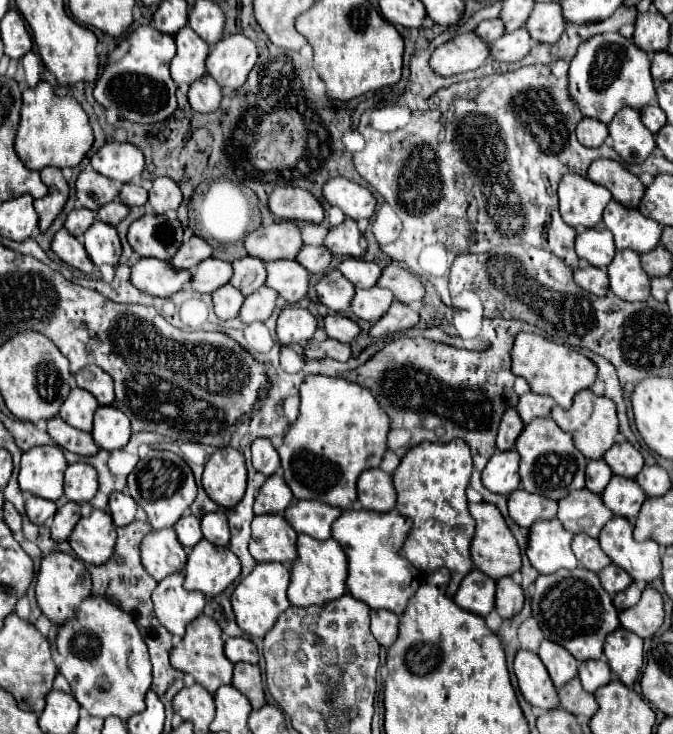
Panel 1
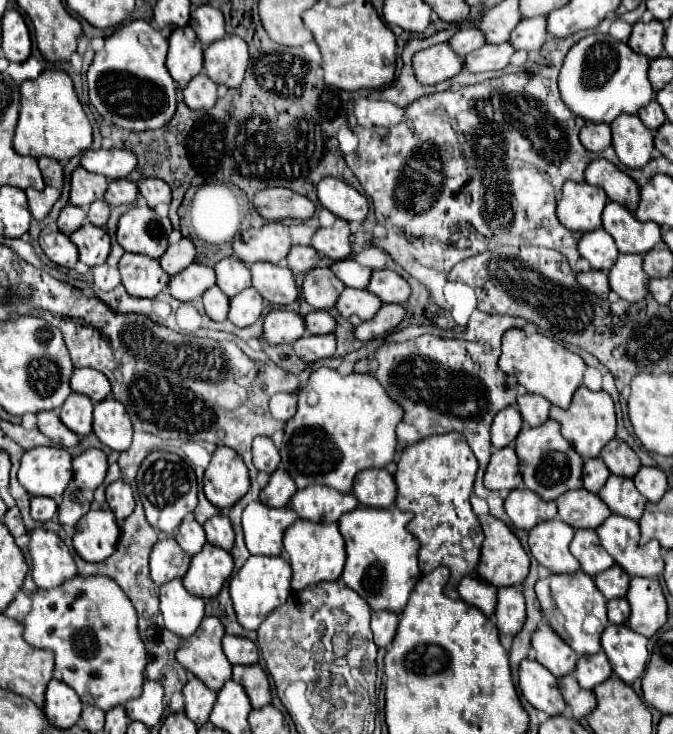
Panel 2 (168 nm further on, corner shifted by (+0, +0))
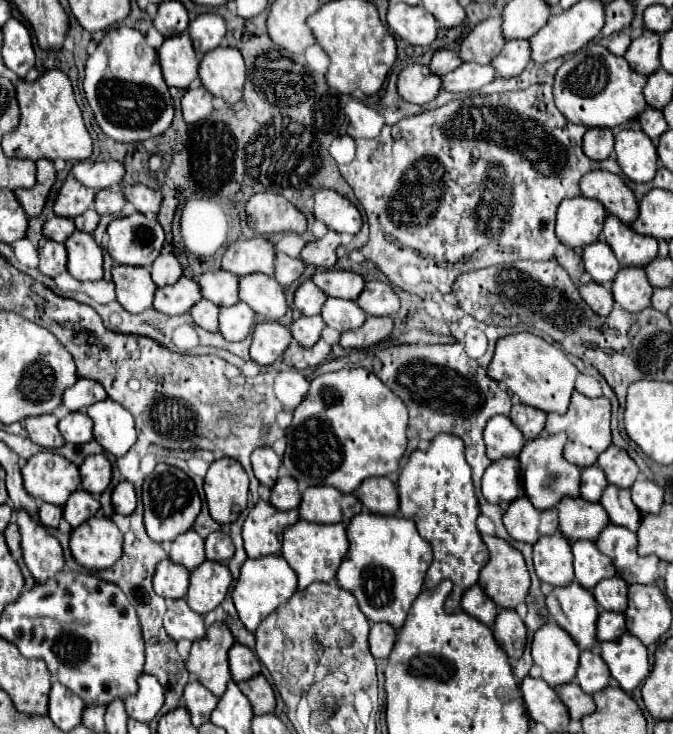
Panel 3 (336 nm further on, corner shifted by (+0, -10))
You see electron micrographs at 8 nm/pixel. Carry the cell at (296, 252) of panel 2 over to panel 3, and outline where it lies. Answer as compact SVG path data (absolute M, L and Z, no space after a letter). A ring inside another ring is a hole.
M276 251L276 271L274 271L274 279L280 285L290 285L292 281L296 281L304 271L304 263L300 259L292 259L280 251Z

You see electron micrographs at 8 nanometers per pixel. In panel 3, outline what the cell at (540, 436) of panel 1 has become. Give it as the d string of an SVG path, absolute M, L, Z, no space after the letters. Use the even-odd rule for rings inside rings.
M540 435L538 439L524 445L520 453L520 465L524 471L524 489L526 497L532 501L536 509L552 509L558 499L566 495L580 495L580 469L568 463L562 457L562 447L566 443L566 435Z

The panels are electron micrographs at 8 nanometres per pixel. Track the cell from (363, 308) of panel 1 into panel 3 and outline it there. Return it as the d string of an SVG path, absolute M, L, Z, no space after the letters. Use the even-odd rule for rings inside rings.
M334 297L326 299L320 315L328 327L340 333L358 329L366 321L366 313L360 307L356 307L354 301L344 301L344 299L334 299Z

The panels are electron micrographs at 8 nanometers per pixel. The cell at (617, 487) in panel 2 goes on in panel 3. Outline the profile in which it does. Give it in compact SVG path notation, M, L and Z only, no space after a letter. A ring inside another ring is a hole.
M608 485L606 491L602 493L600 503L602 503L602 507L606 507L606 511L610 515L610 523L622 525L630 531L638 529L642 515L630 499L630 489L620 489L616 485Z

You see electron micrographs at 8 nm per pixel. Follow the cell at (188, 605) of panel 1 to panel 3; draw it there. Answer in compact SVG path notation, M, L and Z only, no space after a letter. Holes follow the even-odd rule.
M176 599L168 605L168 611L164 615L164 629L174 641L180 639L196 641L206 635L202 617L188 607L186 599Z

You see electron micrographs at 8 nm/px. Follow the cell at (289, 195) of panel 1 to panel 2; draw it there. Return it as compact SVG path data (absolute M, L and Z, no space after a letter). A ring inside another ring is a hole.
M268 187L254 197L256 211L268 221L282 221L282 219L310 219L316 211L316 205L304 197L294 193L286 187Z

